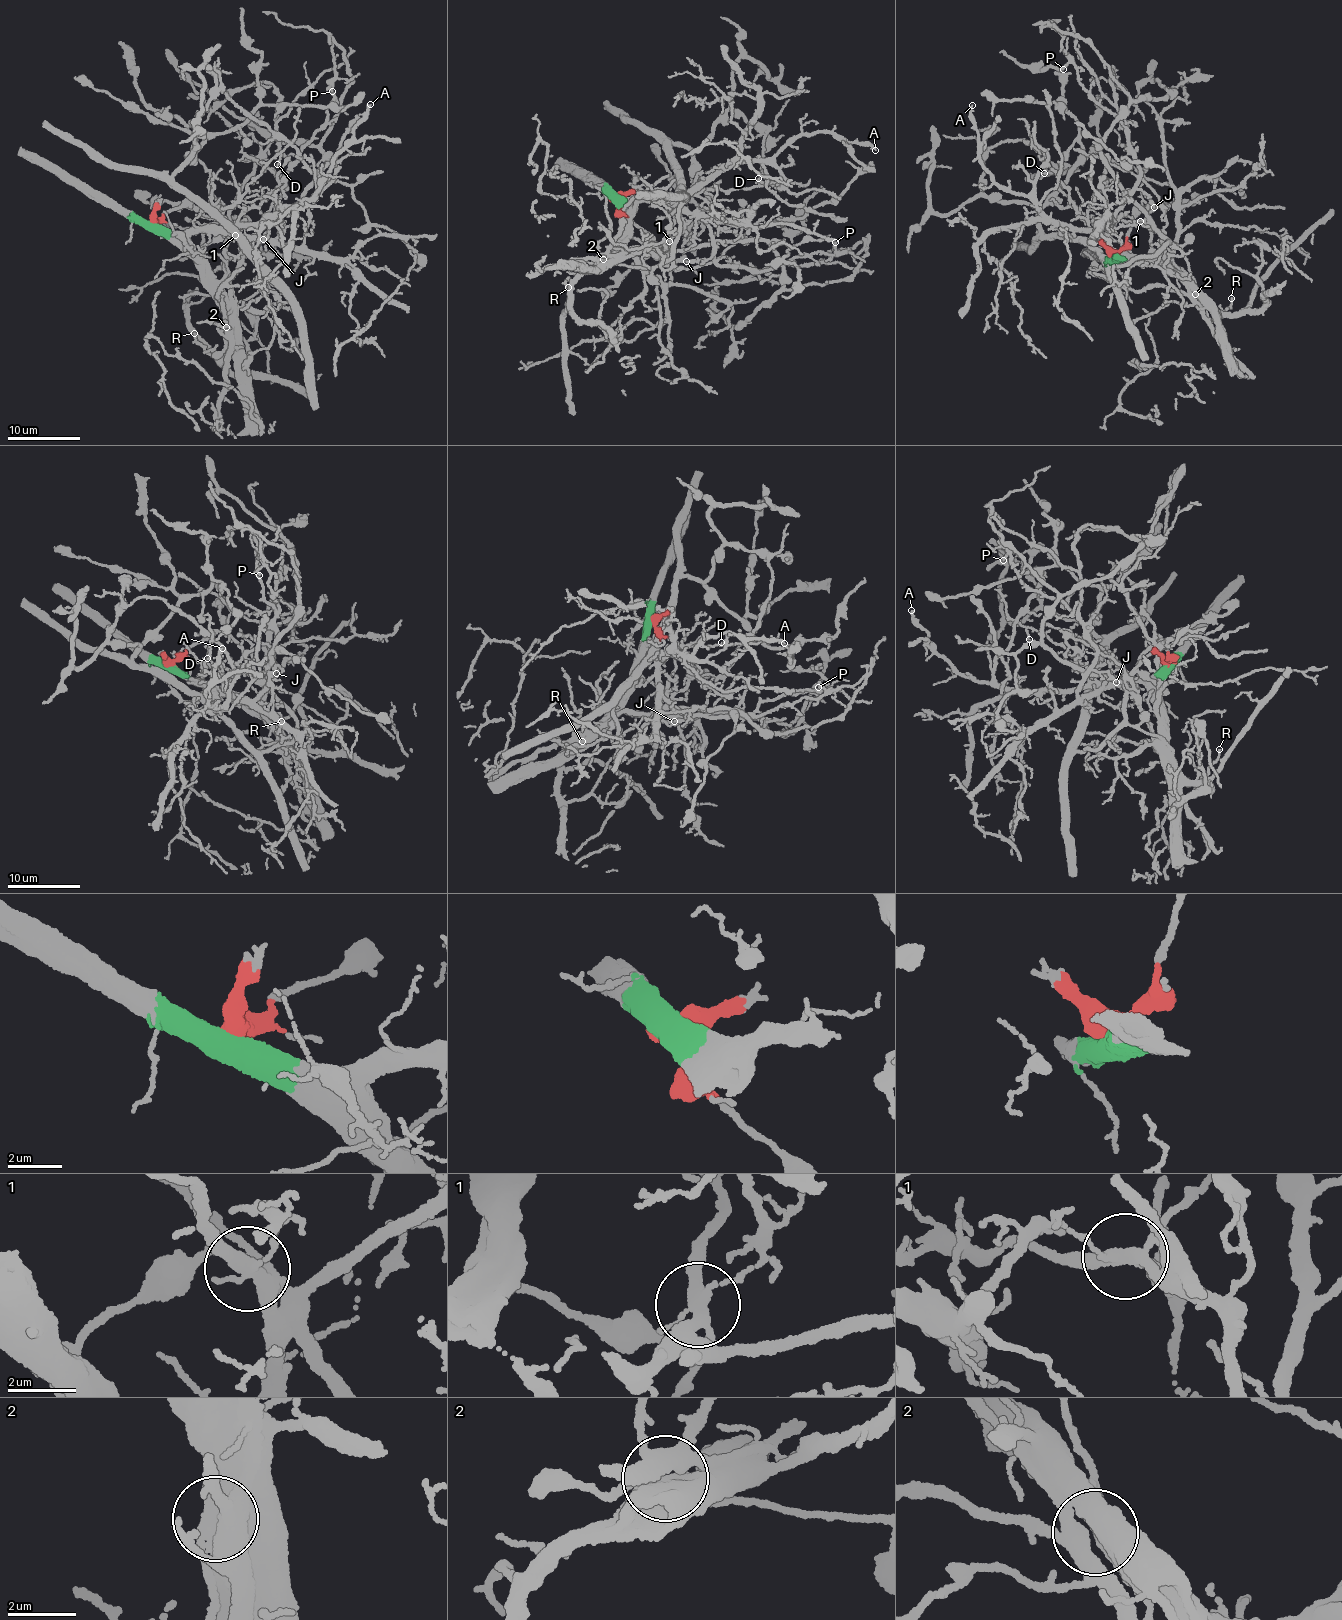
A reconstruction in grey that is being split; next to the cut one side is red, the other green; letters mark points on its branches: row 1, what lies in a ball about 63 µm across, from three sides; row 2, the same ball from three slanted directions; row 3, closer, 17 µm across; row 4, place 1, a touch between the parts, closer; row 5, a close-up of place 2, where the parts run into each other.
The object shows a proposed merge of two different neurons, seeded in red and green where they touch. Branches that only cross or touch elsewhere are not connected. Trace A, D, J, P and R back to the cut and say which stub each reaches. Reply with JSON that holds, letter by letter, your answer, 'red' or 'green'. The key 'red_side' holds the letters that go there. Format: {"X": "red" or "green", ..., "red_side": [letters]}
{"A": "green", "D": "red", "J": "green", "P": "green", "R": "green", "red_side": ["D"]}

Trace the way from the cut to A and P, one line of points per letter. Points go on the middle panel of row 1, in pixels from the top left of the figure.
A: (614, 199), (695, 191), (726, 168), (777, 154), (785, 144), (818, 132), (864, 143), (875, 150)
P: (614, 199), (668, 196), (703, 221), (714, 261), (735, 269), (765, 271), (835, 252), (835, 243)

